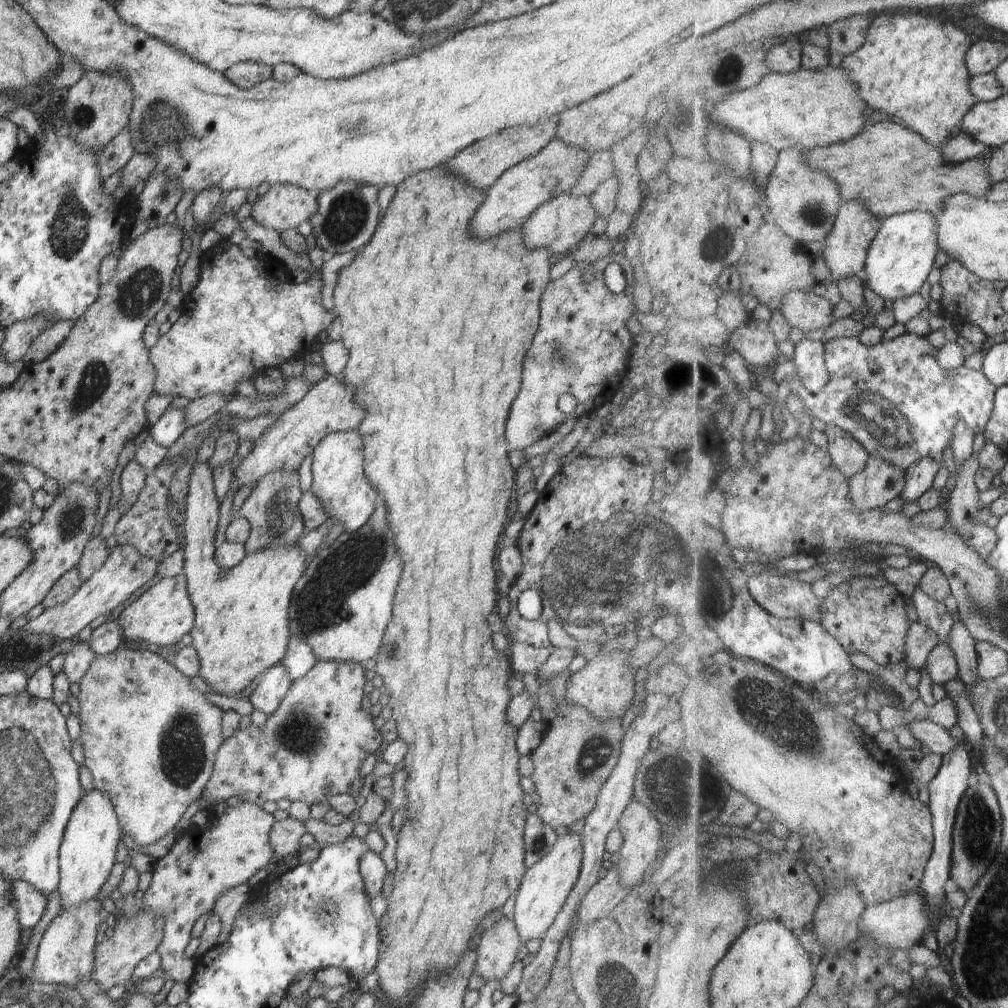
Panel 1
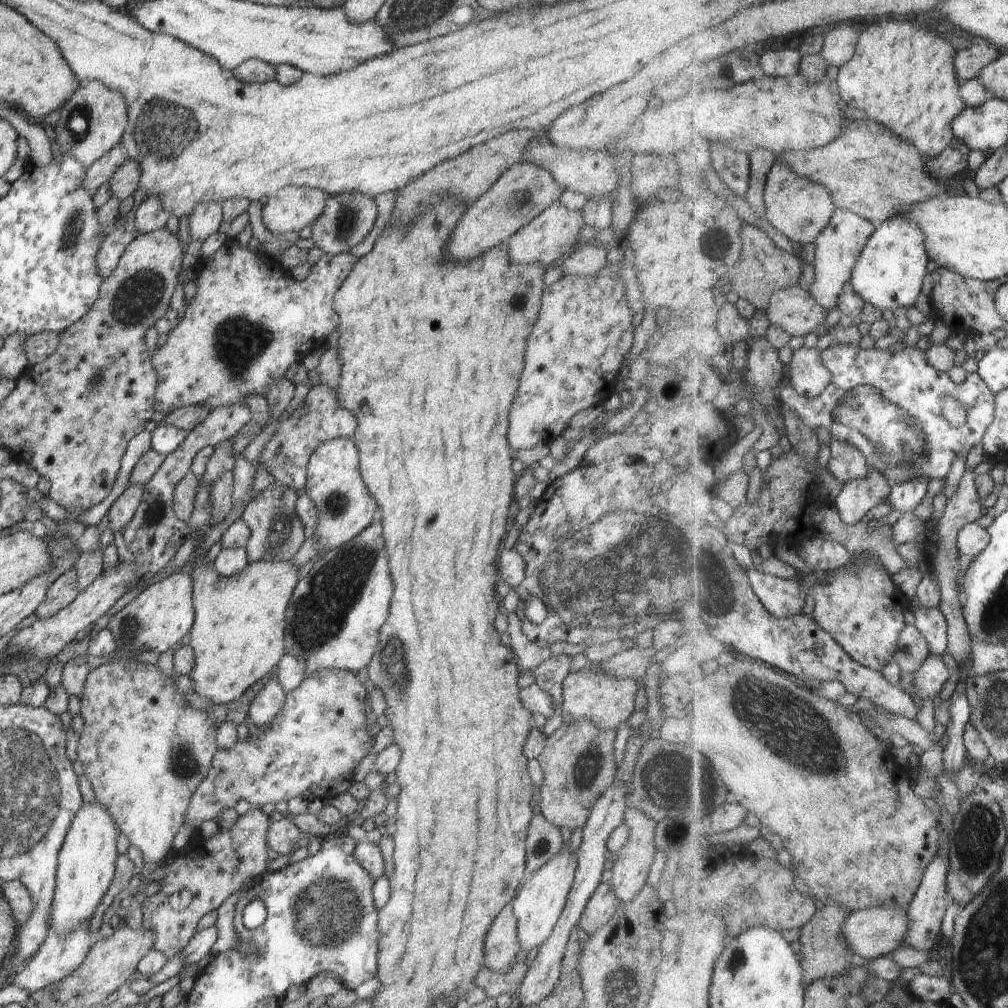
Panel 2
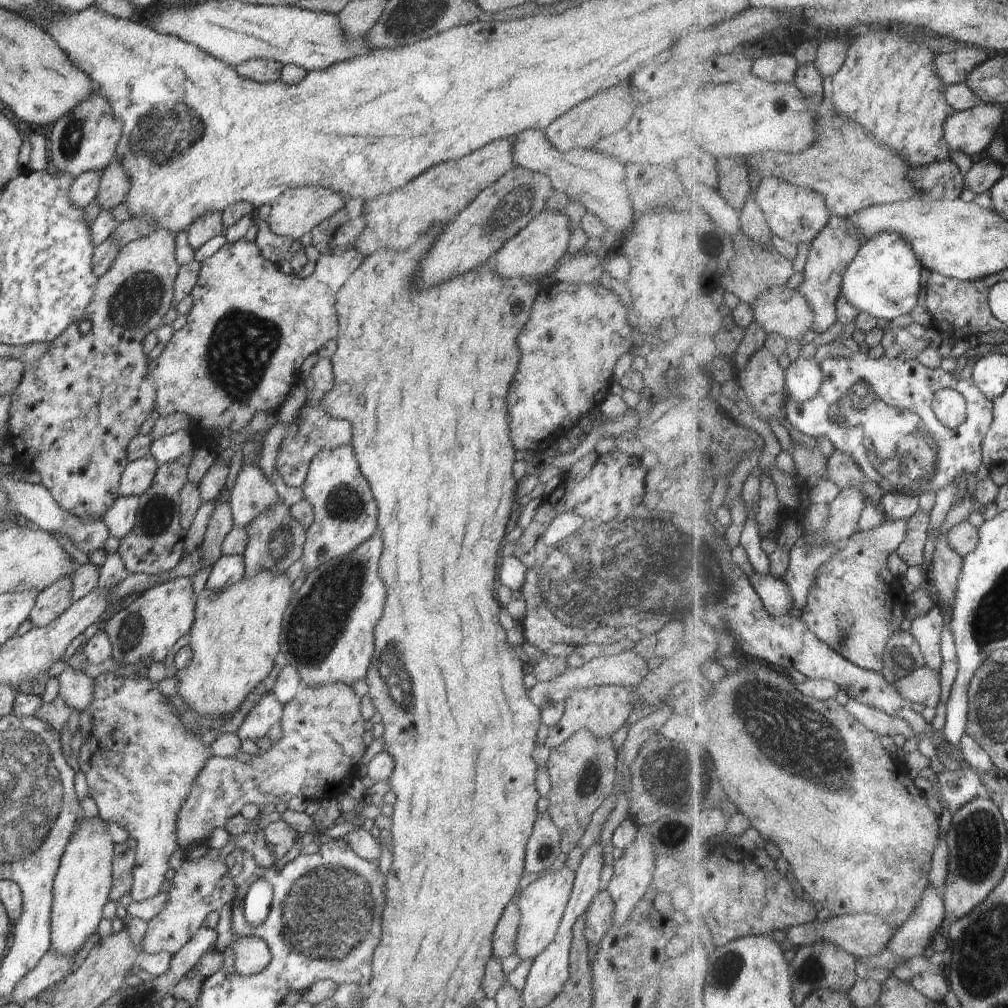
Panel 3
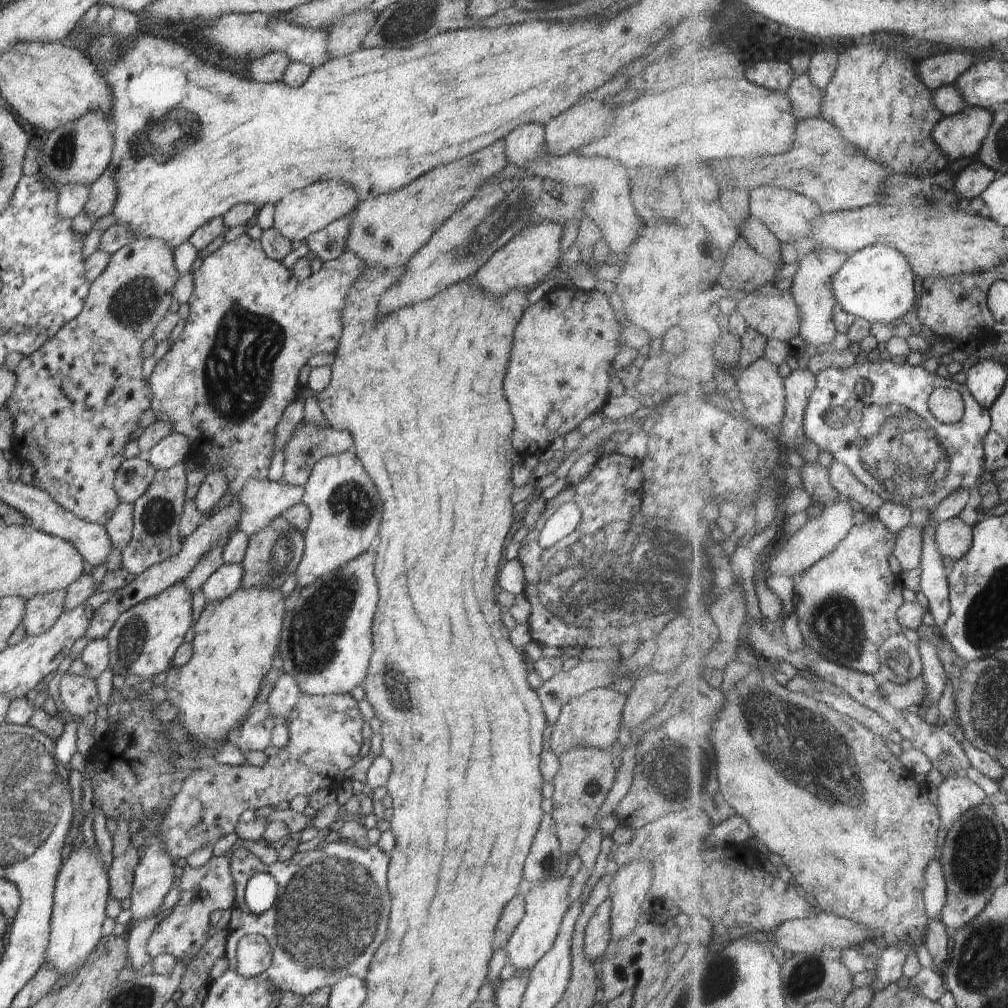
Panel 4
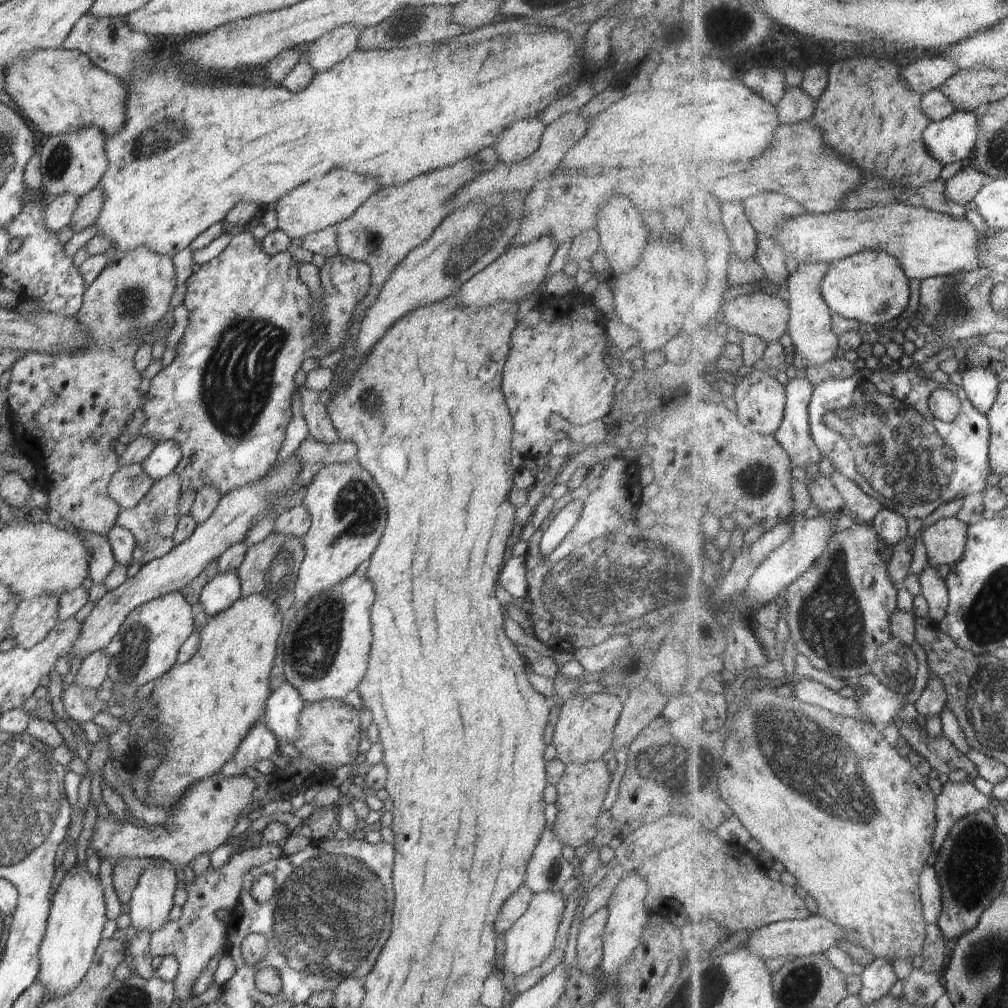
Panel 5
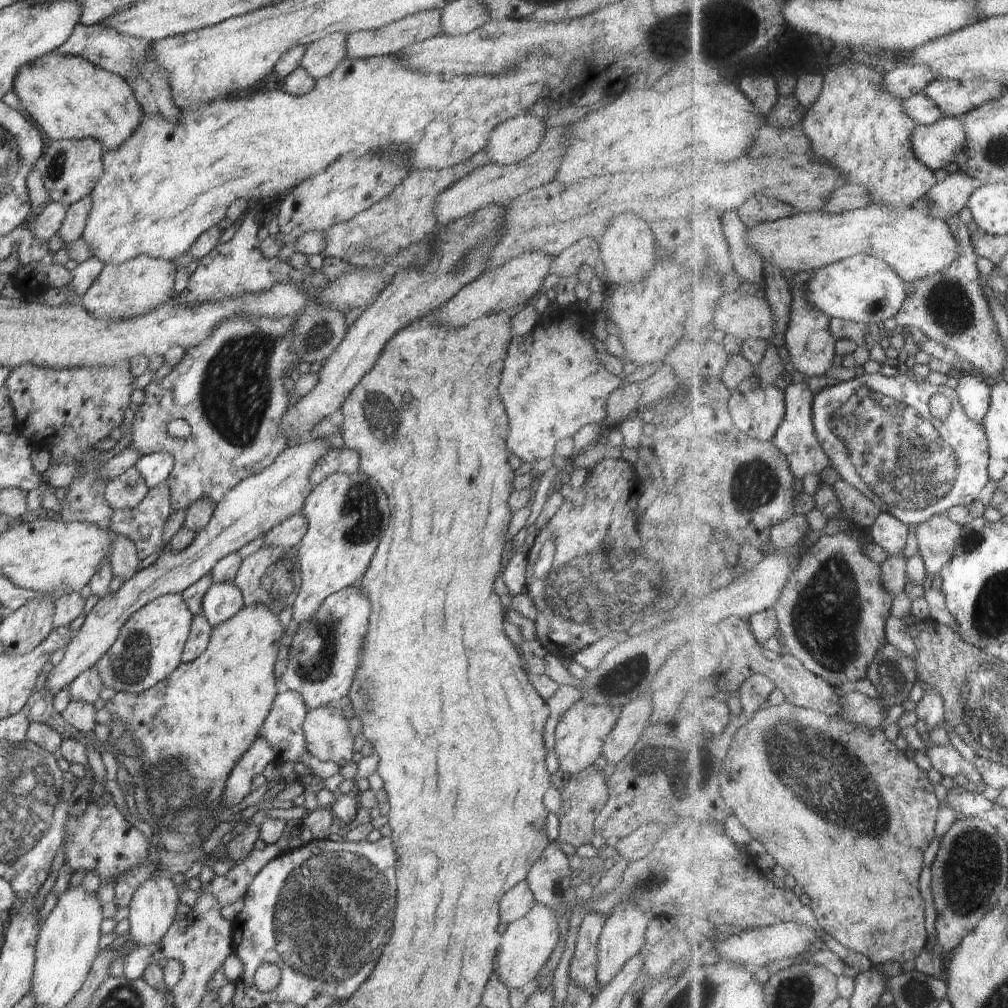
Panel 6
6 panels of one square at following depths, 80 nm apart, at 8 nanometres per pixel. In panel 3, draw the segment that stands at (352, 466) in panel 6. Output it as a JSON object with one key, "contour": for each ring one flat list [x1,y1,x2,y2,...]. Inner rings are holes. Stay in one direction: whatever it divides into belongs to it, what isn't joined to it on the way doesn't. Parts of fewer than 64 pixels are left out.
{"contour":[[316,397,308,398,304,406,298,410,295,422,288,426,282,444,278,446,276,468,284,481,283,488,304,486,312,458,324,448,332,450,332,448,340,448,340,446,352,446,353,434,348,420,334,420,319,407]]}

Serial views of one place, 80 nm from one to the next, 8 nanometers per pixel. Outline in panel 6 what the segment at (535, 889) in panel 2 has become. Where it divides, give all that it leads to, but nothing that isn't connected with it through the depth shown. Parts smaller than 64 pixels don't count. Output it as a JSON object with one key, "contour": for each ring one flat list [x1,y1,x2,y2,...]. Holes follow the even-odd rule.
{"contour":[[537,902,523,918,508,924,506,932,502,934,502,944,496,956,496,964,498,964,498,976,509,991,522,992,526,984,536,980,536,976,540,976,540,970,548,964,548,958,552,956,559,942,558,920,552,908]]}

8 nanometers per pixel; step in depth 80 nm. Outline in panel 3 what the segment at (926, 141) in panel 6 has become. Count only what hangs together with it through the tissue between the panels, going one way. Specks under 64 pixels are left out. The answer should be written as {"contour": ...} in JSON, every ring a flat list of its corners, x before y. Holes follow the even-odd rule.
{"contour":[[986,103,955,113,944,126,948,146,952,151,959,150,970,157,984,157,996,142,994,138,1000,132,1004,114,1006,106]]}

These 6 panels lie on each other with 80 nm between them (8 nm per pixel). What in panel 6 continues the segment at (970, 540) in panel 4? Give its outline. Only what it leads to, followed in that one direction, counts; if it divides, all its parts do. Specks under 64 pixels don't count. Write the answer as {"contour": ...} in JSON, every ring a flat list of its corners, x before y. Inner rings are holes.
{"contour":[[947,514,936,515,916,528,916,538,928,572,934,580,944,566,954,558,956,548,962,544,962,530]]}

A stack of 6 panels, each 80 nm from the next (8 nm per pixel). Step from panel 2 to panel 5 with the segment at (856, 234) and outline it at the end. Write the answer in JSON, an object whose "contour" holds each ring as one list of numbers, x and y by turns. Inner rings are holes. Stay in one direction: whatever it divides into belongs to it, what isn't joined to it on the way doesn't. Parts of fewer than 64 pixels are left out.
{"contour":[[816,262,804,264,790,275,788,282,788,302,790,304,790,337,793,339,796,354,806,360,808,368,824,366,834,360,841,346,841,336,833,327,833,312,822,294,822,282,836,262]]}

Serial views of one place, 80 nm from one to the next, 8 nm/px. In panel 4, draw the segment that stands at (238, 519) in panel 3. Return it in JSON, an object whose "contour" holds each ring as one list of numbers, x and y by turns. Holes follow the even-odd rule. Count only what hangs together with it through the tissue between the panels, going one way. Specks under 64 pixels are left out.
{"contour":[[248,480,248,484,244,484,244,488,235,498,242,508,238,531,252,538,252,534,262,532,284,510,302,503,303,496,303,487,291,486,283,480]]}

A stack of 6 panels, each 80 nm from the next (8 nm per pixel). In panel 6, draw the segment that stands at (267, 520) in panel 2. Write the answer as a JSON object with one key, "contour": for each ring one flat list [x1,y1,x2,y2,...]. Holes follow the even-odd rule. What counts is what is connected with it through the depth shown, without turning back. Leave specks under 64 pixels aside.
{"contour":[[261,547,256,554,248,556,241,562,232,584,240,590,245,606,258,604,258,606,268,608,268,612,278,617,282,610,295,604,294,600,302,586,297,549]]}

